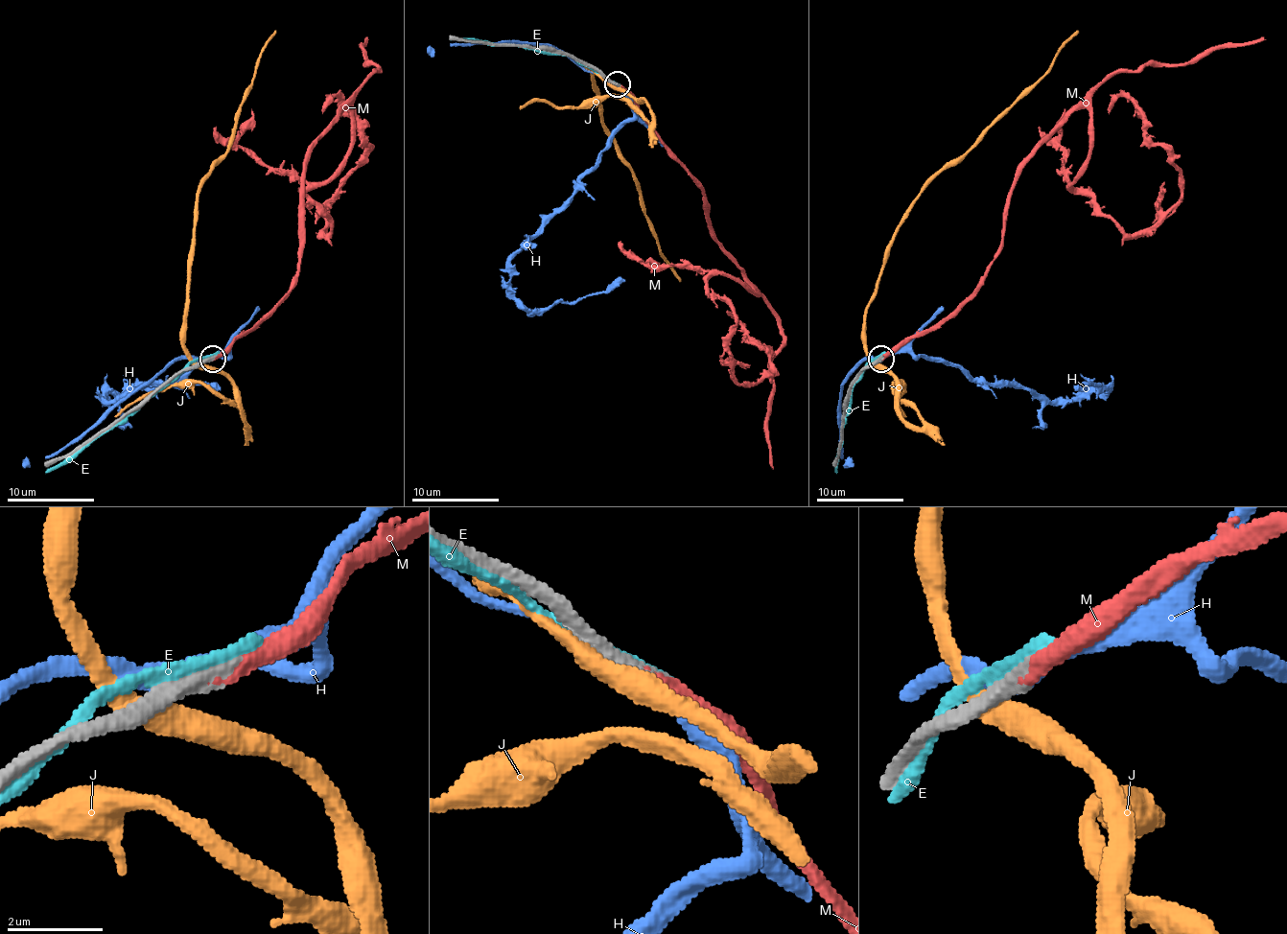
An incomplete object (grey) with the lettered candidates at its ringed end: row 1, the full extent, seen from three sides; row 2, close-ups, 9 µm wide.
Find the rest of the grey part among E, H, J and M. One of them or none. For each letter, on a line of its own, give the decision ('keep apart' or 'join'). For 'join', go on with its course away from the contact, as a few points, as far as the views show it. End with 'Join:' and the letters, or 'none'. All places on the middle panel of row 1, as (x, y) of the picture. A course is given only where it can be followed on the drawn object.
E: keep apart
H: keep apart
J: keep apart
M: join; course (617, 84), (756, 291), (708, 283), (737, 324), (737, 381), (756, 383), (769, 350), (728, 311)
Join: M

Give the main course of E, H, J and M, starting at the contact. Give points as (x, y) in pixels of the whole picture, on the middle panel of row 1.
E: (612, 82), (569, 57), (542, 54), (518, 45), (492, 45), (451, 38)
H: (612, 82), (632, 105), (634, 117), (512, 259), (509, 285), (529, 309), (549, 309), (610, 291), (625, 281)
J: (603, 78), (590, 67), (603, 130), (617, 148), (617, 154), (632, 172), (660, 254), (680, 281)
M: (617, 84), (756, 291), (708, 283), (737, 324), (737, 381), (756, 383), (769, 350), (728, 311)

